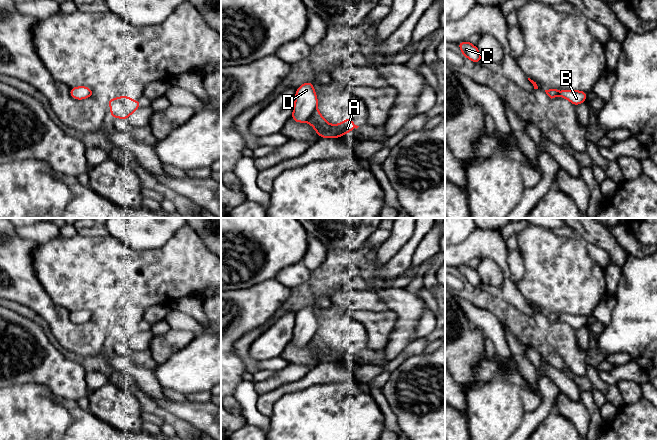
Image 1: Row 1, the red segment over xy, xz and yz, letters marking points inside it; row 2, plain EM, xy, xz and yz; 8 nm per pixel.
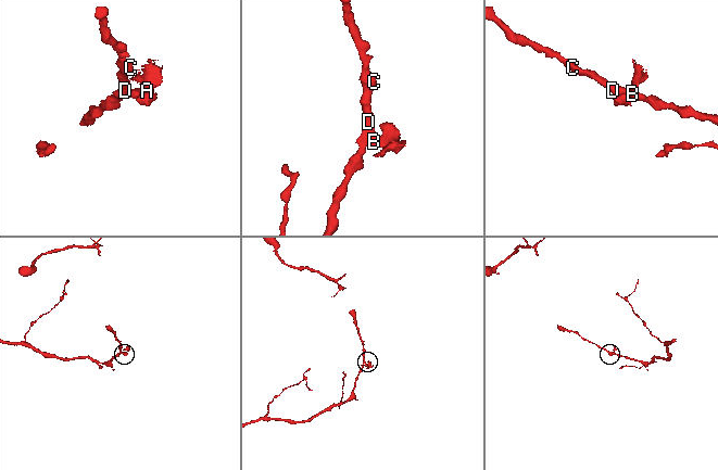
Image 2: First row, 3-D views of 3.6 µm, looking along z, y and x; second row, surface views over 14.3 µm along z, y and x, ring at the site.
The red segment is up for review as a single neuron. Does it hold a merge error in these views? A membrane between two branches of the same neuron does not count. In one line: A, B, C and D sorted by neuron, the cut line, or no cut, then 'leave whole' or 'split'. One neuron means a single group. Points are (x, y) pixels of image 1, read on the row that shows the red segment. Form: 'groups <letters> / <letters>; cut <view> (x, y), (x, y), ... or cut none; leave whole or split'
groups A B C D; cut none; leave whole

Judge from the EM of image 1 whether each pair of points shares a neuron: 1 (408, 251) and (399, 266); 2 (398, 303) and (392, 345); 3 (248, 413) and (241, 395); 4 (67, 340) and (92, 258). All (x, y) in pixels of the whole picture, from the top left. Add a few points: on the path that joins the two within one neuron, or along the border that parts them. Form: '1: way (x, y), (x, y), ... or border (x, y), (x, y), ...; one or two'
1: way (405, 255), (400, 262); one
2: way (402, 313), (402, 335); one
3: way (248, 409), (248, 402), (245, 399); one
4: border (50, 297), (69, 312); two

